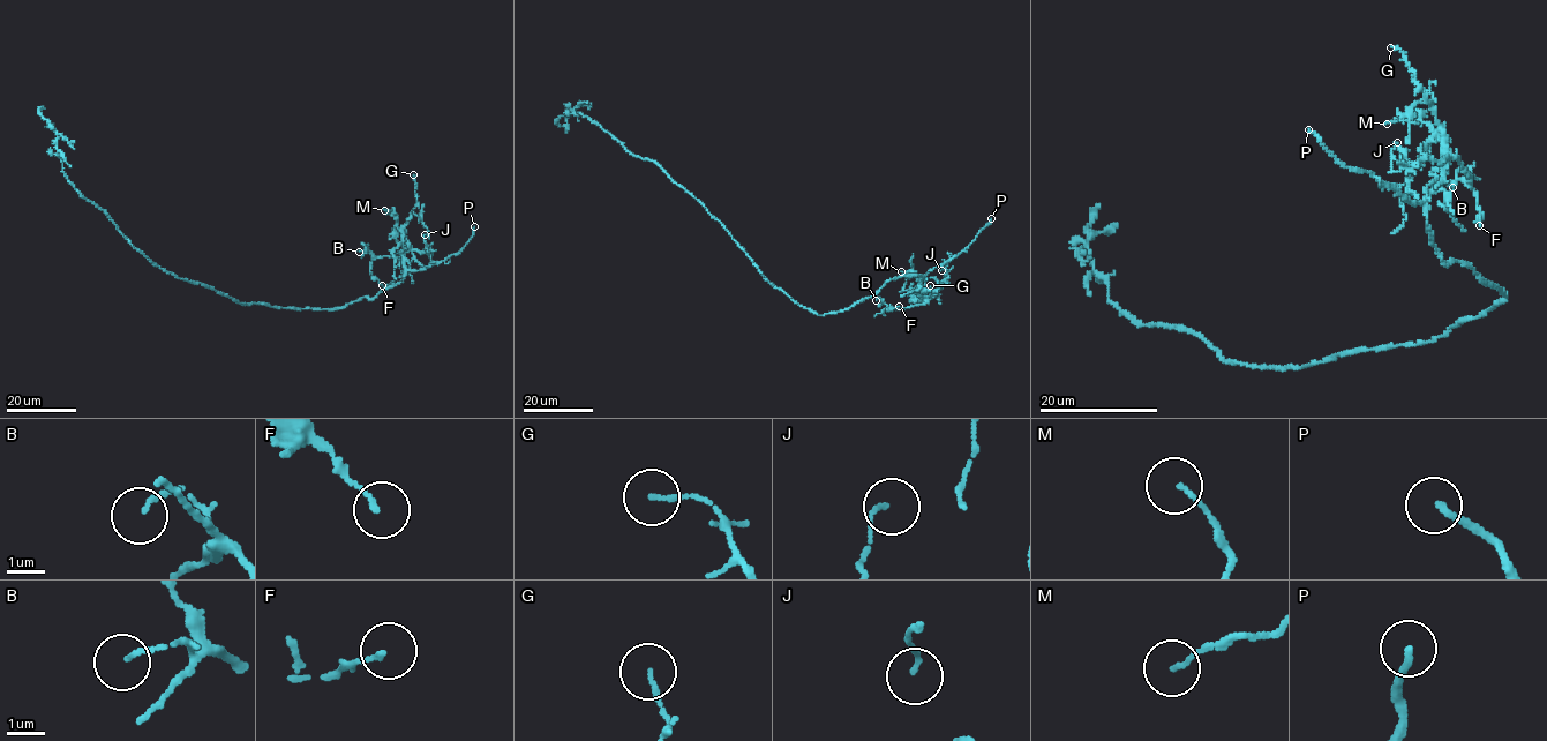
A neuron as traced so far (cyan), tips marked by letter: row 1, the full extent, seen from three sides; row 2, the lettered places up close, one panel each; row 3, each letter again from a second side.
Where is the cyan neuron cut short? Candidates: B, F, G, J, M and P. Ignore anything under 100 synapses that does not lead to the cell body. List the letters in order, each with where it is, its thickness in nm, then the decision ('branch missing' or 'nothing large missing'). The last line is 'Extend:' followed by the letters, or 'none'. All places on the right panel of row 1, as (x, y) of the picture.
B: at (1452, 187); 100 nm thick; nothing large missing
F: at (1479, 225); 120 nm thick; nothing large missing
G: at (1390, 47); 120 nm thick; nothing large missing
J: at (1397, 142); 110 nm thick; nothing large missing
M: at (1387, 124); 100 nm thick; nothing large missing
P: at (1308, 129); 180 nm thick; branch missing
Extend: P

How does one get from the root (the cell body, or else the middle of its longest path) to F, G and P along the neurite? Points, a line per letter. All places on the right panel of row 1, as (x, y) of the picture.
F: (1413, 344), (1506, 298), (1473, 269), (1446, 264), (1432, 244), (1425, 199), (1450, 157), (1470, 178), (1479, 225)
G: (1413, 344), (1506, 293), (1462, 262), (1446, 264), (1432, 244), (1425, 199), (1441, 184), (1442, 129), (1390, 47)
P: (1413, 344), (1485, 313), (1506, 293), (1462, 262), (1446, 264), (1421, 202), (1339, 164), (1308, 129)

